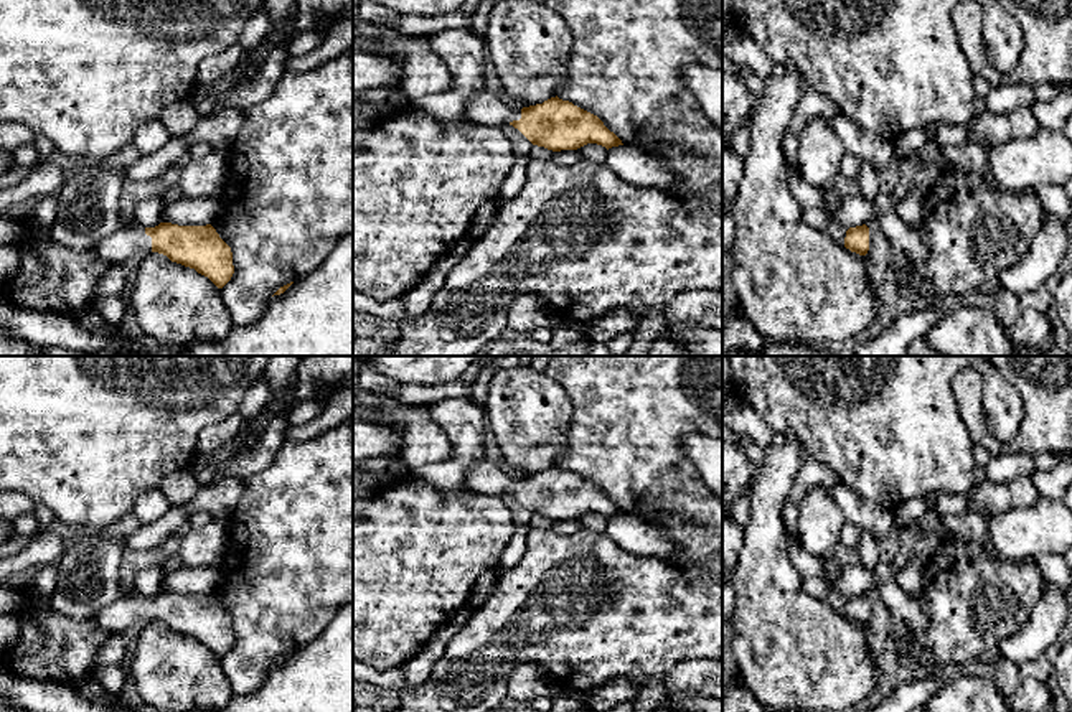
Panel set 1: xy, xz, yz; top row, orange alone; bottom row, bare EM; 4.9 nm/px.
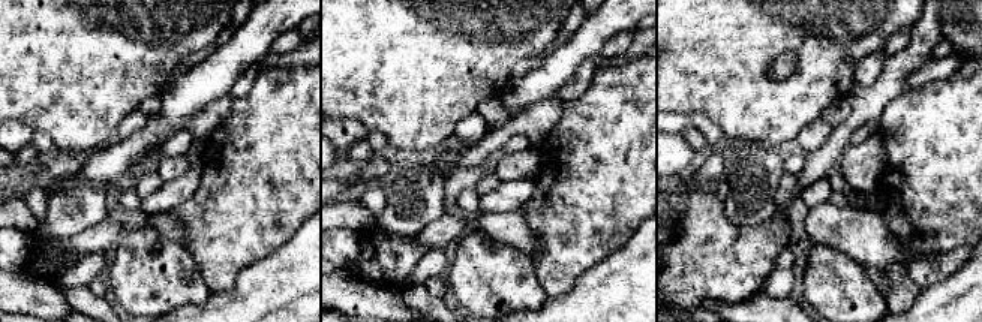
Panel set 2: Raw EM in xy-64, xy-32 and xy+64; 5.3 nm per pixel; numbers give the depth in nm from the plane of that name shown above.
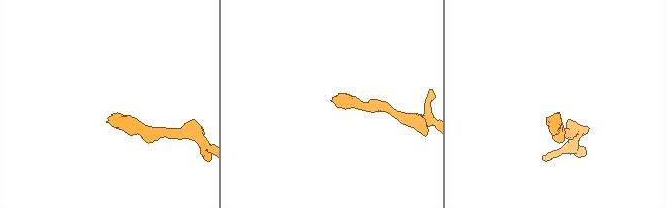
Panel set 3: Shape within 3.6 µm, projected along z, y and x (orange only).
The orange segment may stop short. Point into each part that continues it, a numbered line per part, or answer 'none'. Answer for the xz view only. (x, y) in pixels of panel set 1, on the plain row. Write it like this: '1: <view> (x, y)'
1: xz (485, 478)

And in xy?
1: xy (114, 618)

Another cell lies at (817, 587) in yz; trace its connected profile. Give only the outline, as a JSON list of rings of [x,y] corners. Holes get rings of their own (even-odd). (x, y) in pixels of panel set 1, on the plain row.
[[[805,575],[803,580],[803,590],[818,600],[823,600],[828,590],[831,588],[830,583],[823,577],[816,575]]]

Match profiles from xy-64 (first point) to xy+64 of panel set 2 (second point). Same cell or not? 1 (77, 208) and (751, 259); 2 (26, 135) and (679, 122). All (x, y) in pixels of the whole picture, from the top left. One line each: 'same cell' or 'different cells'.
1: different cells
2: same cell

